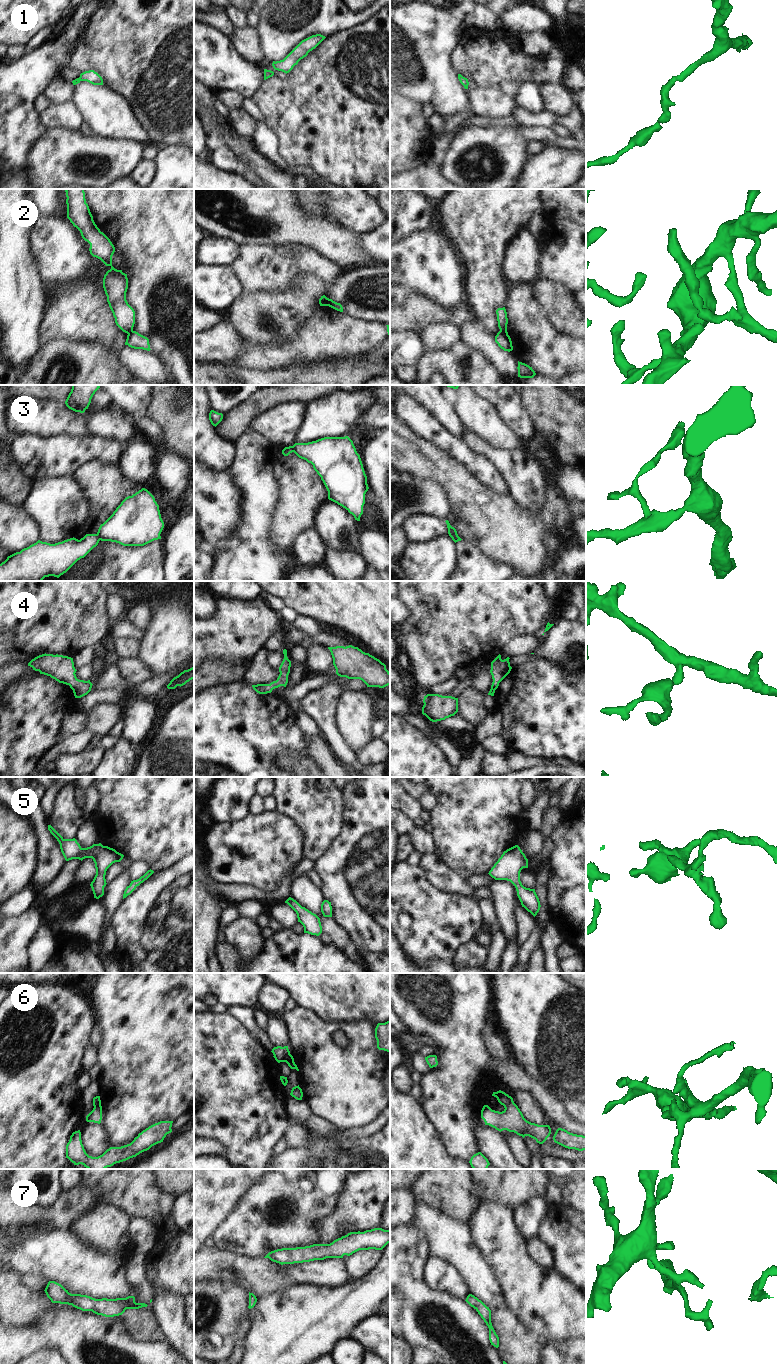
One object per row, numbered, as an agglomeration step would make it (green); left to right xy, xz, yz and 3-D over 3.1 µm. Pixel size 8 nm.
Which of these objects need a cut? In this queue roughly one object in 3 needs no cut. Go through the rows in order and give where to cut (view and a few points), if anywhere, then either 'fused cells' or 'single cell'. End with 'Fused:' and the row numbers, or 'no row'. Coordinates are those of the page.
1: cut none; single cell
2: cut xz (328, 298), (326, 305); fused cells
3: cut xy (97, 533), (99, 540); fused cells
4: cut none; single cell
5: cut none; single cell
6: cut xy (100, 1105), (94, 1107); fused cells
7: cut none; single cell
Fused: 2, 3, 6

